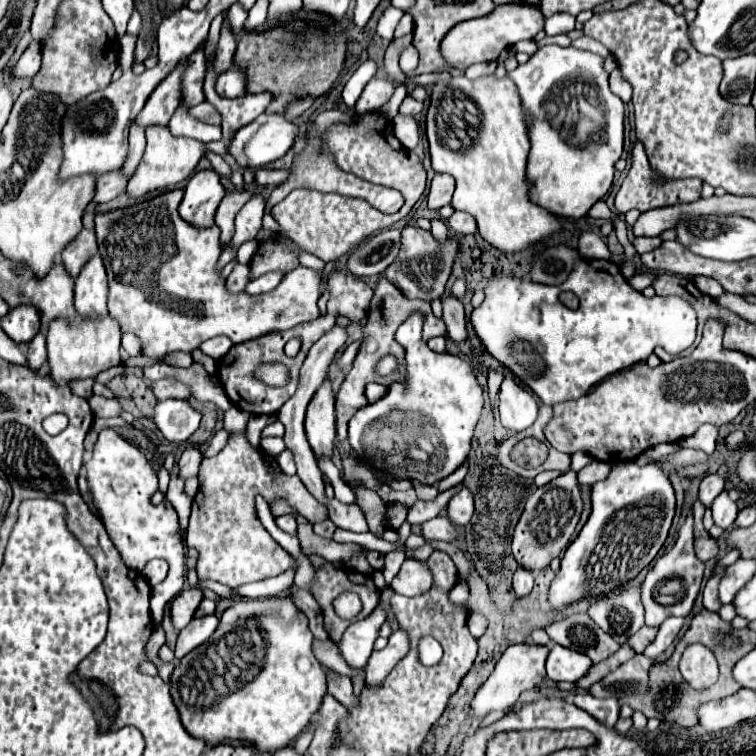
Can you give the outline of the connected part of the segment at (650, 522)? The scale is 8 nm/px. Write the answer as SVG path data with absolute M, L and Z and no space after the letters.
M634 460L614 464L610 476L592 486L592 514L580 530L580 534L576 536L576 540L566 548L562 556L560 570L556 572L556 578L552 580L548 590L550 606L554 610L562 610L582 598L610 594L622 588L622 584L634 580L642 572L642 568L646 568L656 558L658 550L662 548L674 518L674 502L674 488L668 476L658 466L638 466Z

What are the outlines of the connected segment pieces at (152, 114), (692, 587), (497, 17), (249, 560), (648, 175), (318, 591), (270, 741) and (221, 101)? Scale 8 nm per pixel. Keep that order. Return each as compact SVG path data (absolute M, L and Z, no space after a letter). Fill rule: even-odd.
M180 62L150 94L146 106L138 114L138 124L154 126L154 124L168 124L172 114L182 102L182 76L186 72L186 62Z
M688 512L674 548L654 562L646 580L642 582L642 604L646 610L646 624L660 626L668 616L688 616L702 584L702 562L694 554L694 516Z
M502 4L484 18L456 24L446 34L446 40L442 40L442 54L454 68L468 68L476 62L498 60L504 48L510 48L520 40L534 40L540 30L544 30L544 16L536 4Z
M230 408L224 414L224 430L230 438L214 458L206 458L200 464L200 488L194 496L190 524L186 530L186 546L198 550L198 578L216 580L230 588L278 576L294 566L294 558L260 524L256 514L256 496L262 496L268 504L284 500L310 522L326 518L326 508L314 500L298 476L274 476L266 468L264 454L246 438L246 426L246 412Z
M636 142L632 149L632 166L628 176L624 178L618 194L616 194L616 210L620 214L626 214L632 208L638 208L640 212L652 210L652 208L664 208L664 206L674 206L674 204L690 204L702 198L702 180L700 178L686 178L680 182L668 182L664 186L654 184L654 176L644 152L644 144Z
M326 562L320 570L316 570L318 574L318 582L312 588L314 598L318 600L318 604L322 606L324 612L324 622L328 628L332 628L330 638L340 644L340 638L344 634L344 630L358 620L364 620L376 606L380 600L380 592L376 590L372 576L362 576L360 572L350 572L350 570L338 570L332 562ZM342 592L356 592L362 600L362 610L358 616L354 616L352 620L342 620L332 606L332 600L338 598Z
M290 592L270 598L240 598L234 600L230 608L224 610L220 624L212 638L198 646L194 652L186 654L180 664L174 668L170 680L170 692L174 696L174 704L182 716L184 728L192 734L202 738L204 742L222 742L222 740L248 740L254 742L258 750L274 752L290 744L308 724L312 714L322 704L326 696L326 672L322 664L316 660L312 650L314 636L308 630L306 614L296 606ZM228 638L240 638L240 650L234 652L234 660L230 658L228 664L214 664L212 650L228 650L224 642Z
M214 54L210 59L210 65L204 80L204 94L210 104L218 108L222 114L222 134L226 140L242 128L242 124L250 124L250 120L256 120L260 114L266 112L268 104L274 100L274 94L270 92L260 92L260 94L246 94L242 98L222 98L215 90L217 74L215 73Z

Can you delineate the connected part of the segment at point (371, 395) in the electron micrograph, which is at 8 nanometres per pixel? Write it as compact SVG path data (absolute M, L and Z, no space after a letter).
M368 384L368 386L366 386L366 398L368 398L368 402L372 404L372 402L380 400L382 396L386 396L386 394L384 394L386 390L388 390L388 388L382 386L382 384Z

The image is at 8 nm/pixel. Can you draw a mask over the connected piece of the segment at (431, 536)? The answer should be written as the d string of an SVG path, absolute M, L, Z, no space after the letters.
M436 516L424 524L420 524L422 536L424 540L444 540L444 542L454 542L456 538L456 530L452 526L452 522L446 516Z

